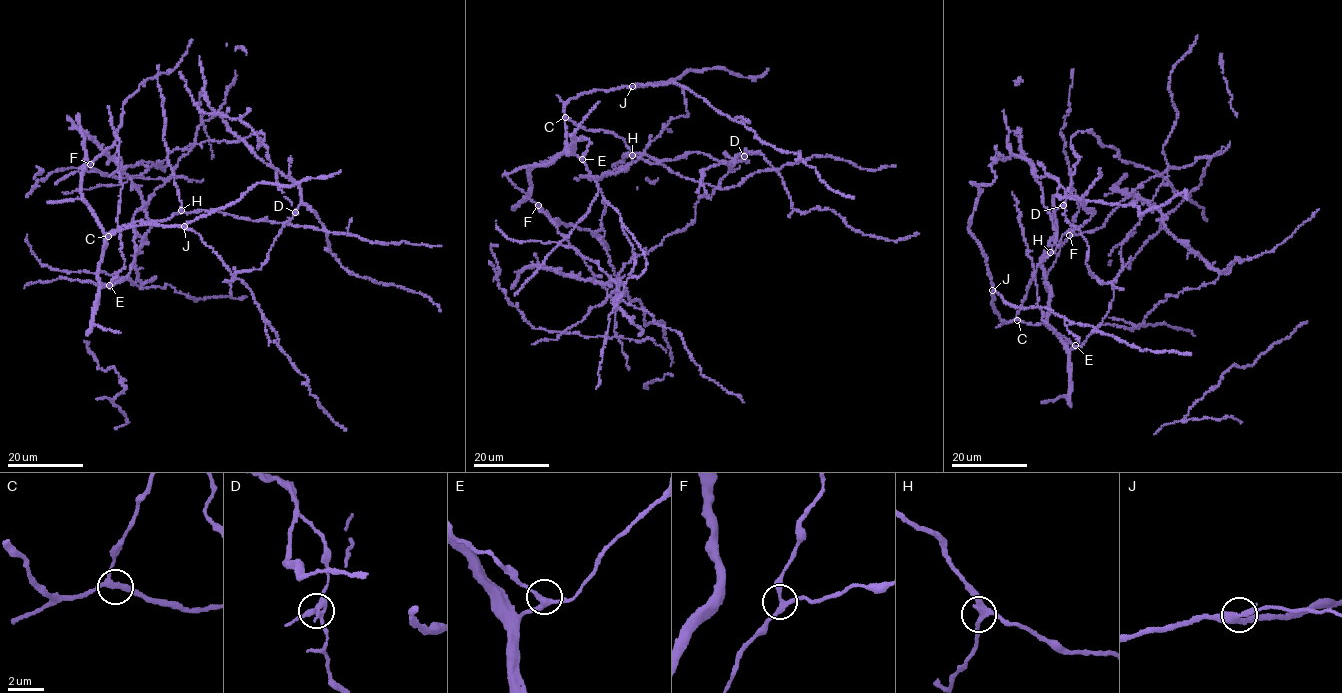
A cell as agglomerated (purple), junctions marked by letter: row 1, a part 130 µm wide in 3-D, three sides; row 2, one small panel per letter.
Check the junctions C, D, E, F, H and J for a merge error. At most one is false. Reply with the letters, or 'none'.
D

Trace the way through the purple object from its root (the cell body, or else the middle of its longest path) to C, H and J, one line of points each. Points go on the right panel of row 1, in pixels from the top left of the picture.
C: (1087, 221), (1064, 234), (1053, 252), (1038, 265), (1017, 320)
H: (1087, 221), (1064, 234), (1050, 252)
J: (1087, 221), (1064, 234), (1053, 252), (1038, 265), (1013, 320), (1000, 319), (992, 303), (992, 290)

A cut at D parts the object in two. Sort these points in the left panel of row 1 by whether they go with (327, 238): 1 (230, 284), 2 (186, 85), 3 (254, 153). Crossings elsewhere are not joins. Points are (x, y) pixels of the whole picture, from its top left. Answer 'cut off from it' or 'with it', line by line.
1: with it
2: with it
3: with it

